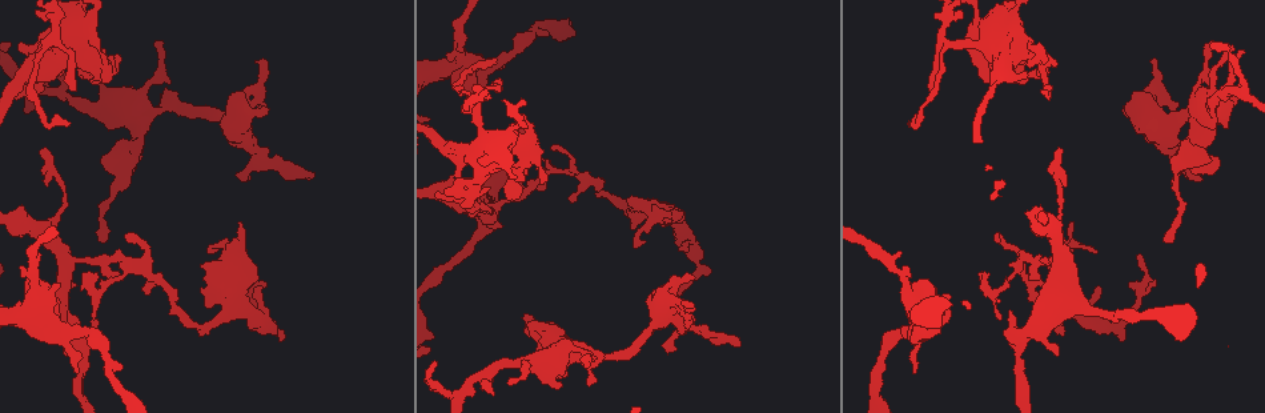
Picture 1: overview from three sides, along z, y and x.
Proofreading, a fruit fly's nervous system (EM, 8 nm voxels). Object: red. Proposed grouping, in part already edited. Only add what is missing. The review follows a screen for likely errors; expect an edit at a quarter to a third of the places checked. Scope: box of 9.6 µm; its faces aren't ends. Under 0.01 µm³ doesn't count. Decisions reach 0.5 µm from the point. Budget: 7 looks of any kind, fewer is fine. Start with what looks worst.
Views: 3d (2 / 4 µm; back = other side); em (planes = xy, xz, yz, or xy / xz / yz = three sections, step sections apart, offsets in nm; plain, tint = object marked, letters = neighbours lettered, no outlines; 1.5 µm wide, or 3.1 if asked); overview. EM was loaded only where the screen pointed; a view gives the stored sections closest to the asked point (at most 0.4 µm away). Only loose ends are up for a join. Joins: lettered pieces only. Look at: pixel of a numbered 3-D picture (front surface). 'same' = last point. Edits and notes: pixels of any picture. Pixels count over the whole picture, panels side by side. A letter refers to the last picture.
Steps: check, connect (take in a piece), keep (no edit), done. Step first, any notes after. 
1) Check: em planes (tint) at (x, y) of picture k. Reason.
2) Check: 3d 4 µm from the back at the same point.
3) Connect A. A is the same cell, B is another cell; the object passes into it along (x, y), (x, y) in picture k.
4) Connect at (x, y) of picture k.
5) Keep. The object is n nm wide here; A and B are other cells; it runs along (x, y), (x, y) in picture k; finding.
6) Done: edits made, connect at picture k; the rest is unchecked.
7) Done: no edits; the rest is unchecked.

Check: 3d 4 µm at (1128, 113) of picture 1. Free end.

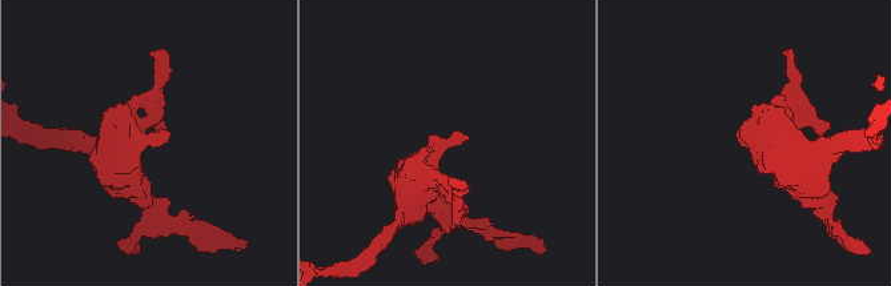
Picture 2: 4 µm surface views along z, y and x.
Check: em planes (letters) at (746, 138) of picture 2. Need the tissue.

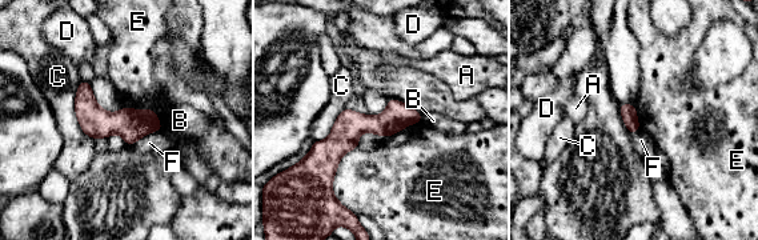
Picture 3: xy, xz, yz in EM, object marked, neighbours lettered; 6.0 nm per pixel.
Keep. A, B, C, D, E and F are other cells; a border runs along (359, 146), (332, 186), (352, 212) in picture 3; none of them fits.

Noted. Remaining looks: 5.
Check: em yz step 8 (letters) at (1071, 223) of picture 1. An open end.

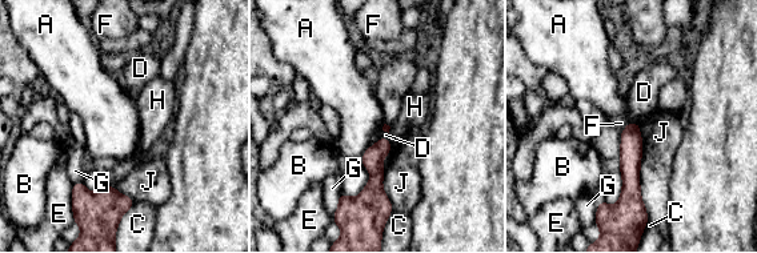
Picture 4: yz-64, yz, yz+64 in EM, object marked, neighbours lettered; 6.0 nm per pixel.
Check: em planes (letters) at the same point.

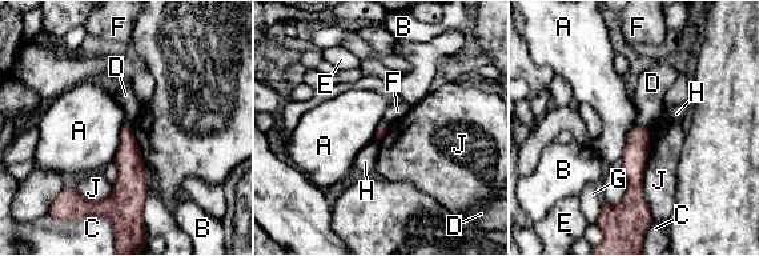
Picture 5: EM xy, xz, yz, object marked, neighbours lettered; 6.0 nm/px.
Keep. The longest contact is with J, 550 nm; A, B, C, D, E, F, G, H and J are other cells; none of them fits.

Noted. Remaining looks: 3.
Check: em planes (letters) at (1120, 338) of picture 1. Branch stops here.

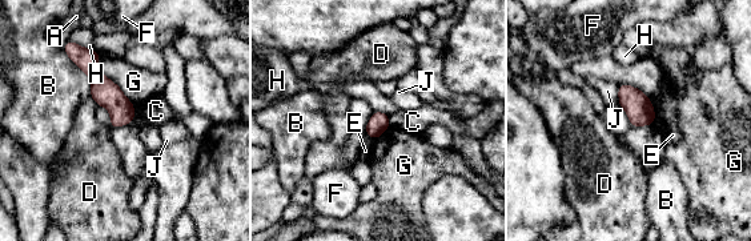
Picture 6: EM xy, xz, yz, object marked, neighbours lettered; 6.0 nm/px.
Keep. The longest contact is with G, 380 nm; A, B, C, D, E, F, G, H and J are other cells; none of them fits.

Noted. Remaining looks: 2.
Done: no edits; the rest is unchecked.

